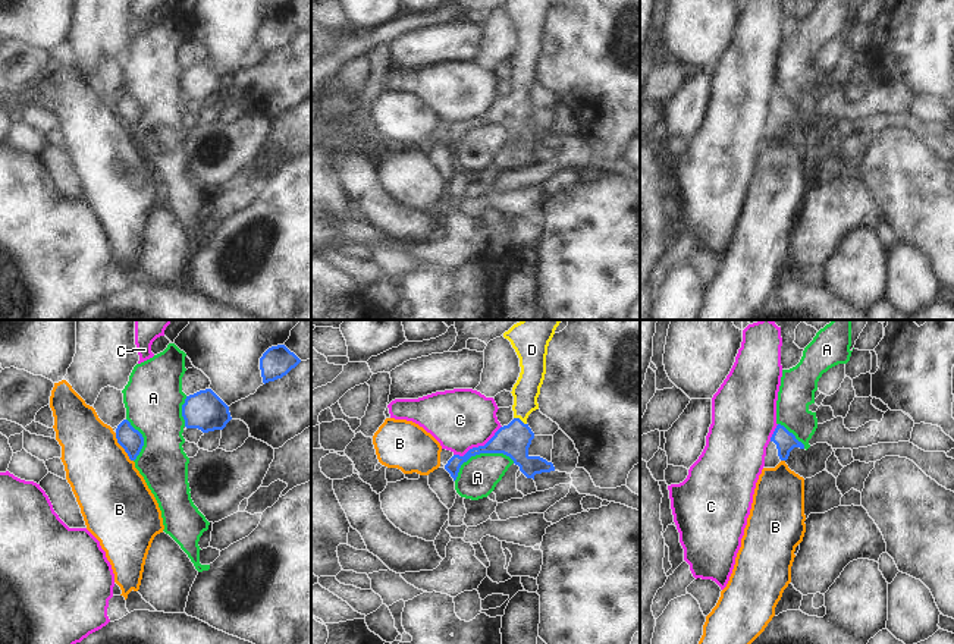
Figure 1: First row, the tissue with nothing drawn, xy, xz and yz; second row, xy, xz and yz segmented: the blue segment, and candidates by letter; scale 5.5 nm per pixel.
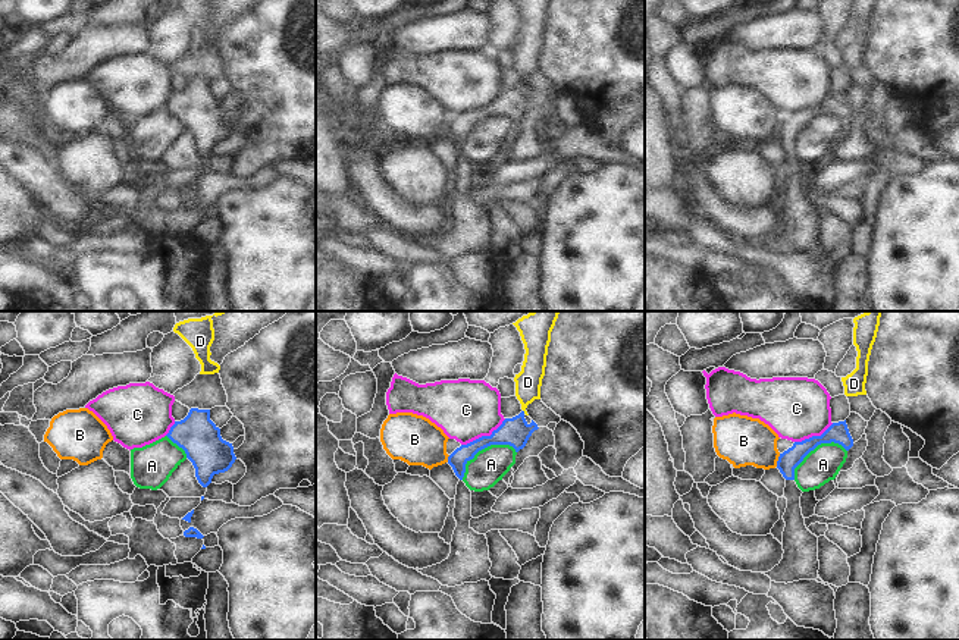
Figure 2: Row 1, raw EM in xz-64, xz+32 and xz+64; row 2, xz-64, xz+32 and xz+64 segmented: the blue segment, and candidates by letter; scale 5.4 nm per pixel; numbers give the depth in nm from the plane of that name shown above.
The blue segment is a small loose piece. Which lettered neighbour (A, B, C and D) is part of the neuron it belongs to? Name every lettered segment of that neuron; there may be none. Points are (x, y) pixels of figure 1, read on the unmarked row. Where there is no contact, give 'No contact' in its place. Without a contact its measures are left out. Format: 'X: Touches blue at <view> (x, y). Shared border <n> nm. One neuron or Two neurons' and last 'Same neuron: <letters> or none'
A: Touches blue at xz (480, 123). Shared border 360 nm. Two neurons
B: Touches blue at xy (122, 118). Shared border 190 nm. Two neurons
C: Touches blue at xz (479, 118). Shared border 300 nm. Two neurons
D: Touches blue at xz (518, 90). Shared border 80 nm. One neuron
Same neuron: D

